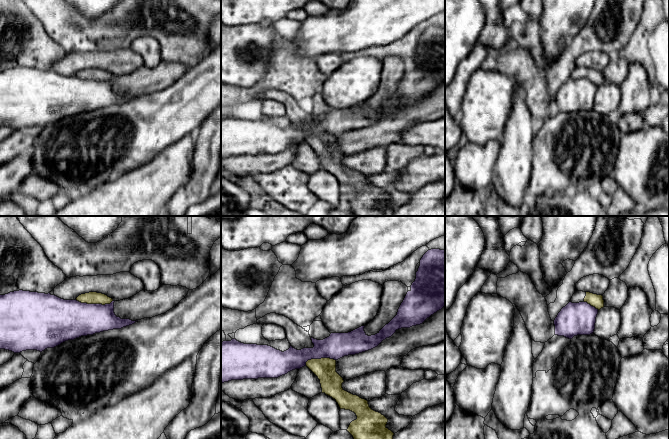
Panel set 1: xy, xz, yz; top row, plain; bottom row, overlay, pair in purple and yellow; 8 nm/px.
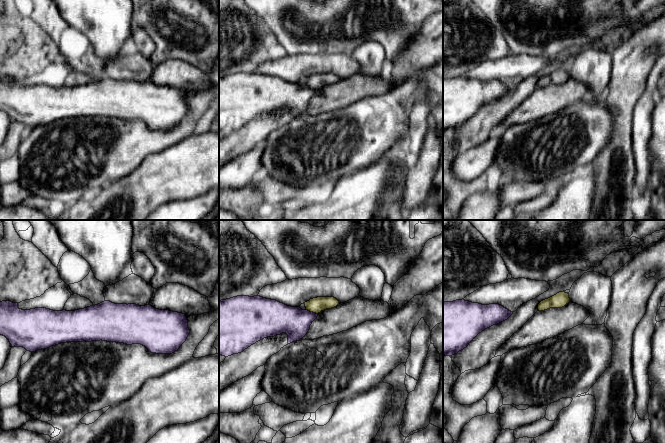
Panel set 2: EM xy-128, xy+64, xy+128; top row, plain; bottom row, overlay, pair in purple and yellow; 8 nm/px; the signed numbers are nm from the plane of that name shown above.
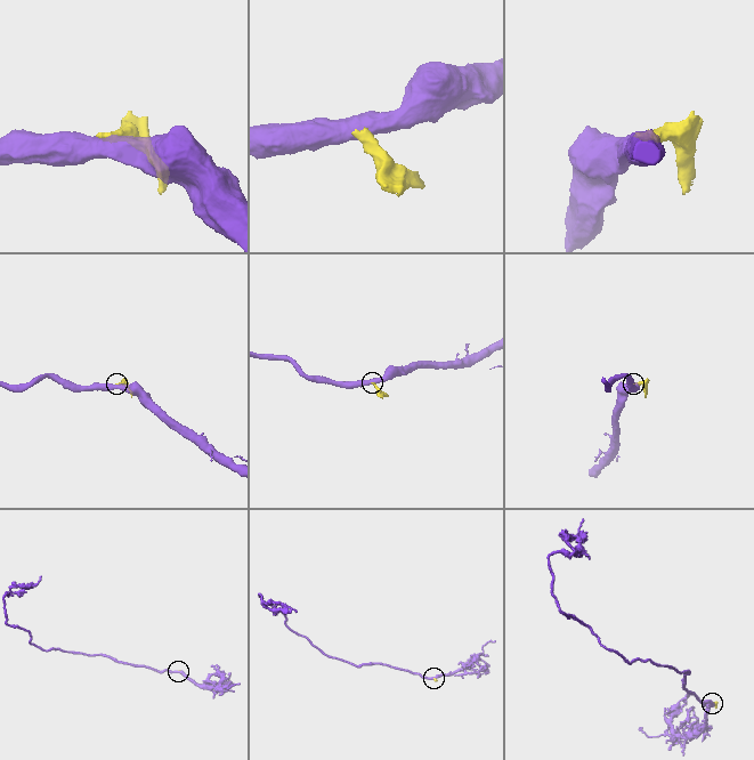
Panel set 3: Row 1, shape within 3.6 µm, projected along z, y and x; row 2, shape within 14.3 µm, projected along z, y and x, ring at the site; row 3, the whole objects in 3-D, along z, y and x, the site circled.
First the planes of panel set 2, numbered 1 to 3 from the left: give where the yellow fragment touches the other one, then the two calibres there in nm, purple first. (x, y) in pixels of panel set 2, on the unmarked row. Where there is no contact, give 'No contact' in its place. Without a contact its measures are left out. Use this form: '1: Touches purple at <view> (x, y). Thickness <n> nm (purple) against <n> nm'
1: No contact
2: Touches purple at xy+64 (312, 88). Thickness 240 nm (purple) against 120 nm
3: No contact

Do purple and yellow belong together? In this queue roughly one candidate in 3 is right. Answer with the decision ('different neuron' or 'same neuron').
different neuron

